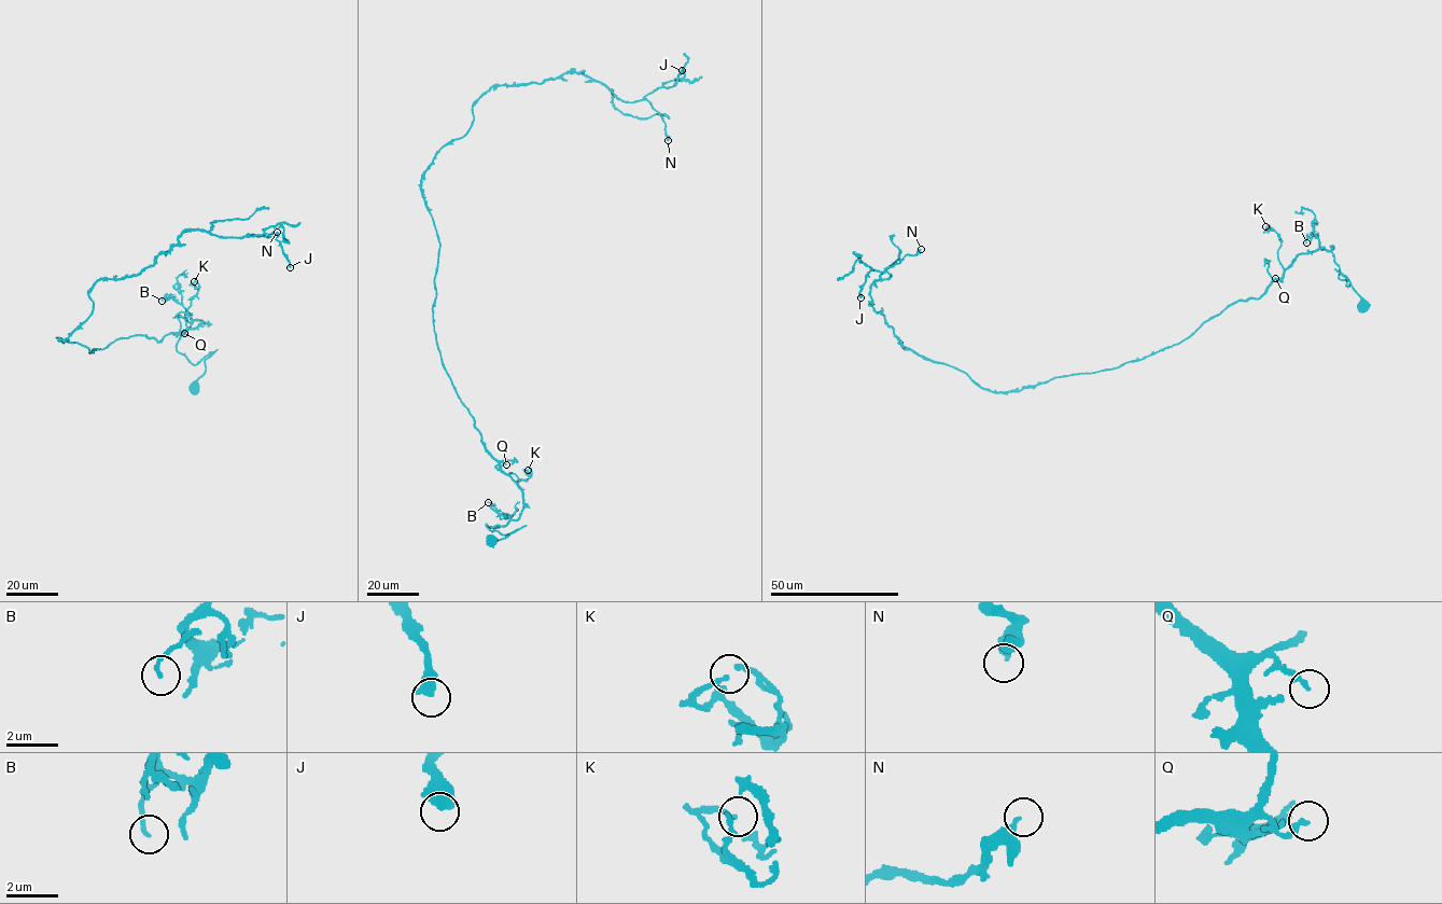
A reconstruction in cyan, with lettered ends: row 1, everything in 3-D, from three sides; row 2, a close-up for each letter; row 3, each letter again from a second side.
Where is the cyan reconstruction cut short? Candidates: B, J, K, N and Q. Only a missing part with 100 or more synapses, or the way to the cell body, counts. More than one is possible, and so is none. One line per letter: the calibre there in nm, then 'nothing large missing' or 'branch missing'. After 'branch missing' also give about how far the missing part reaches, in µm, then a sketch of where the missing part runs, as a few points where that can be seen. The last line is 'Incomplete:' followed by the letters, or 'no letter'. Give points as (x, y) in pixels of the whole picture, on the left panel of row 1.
B: 140 nm | nothing large missing
J: 550 nm | nothing large missing
K: 160 nm | nothing large missing
N: 280 nm | nothing large missing
Q: 190 nm | nothing large missing
Incomplete: no letter

